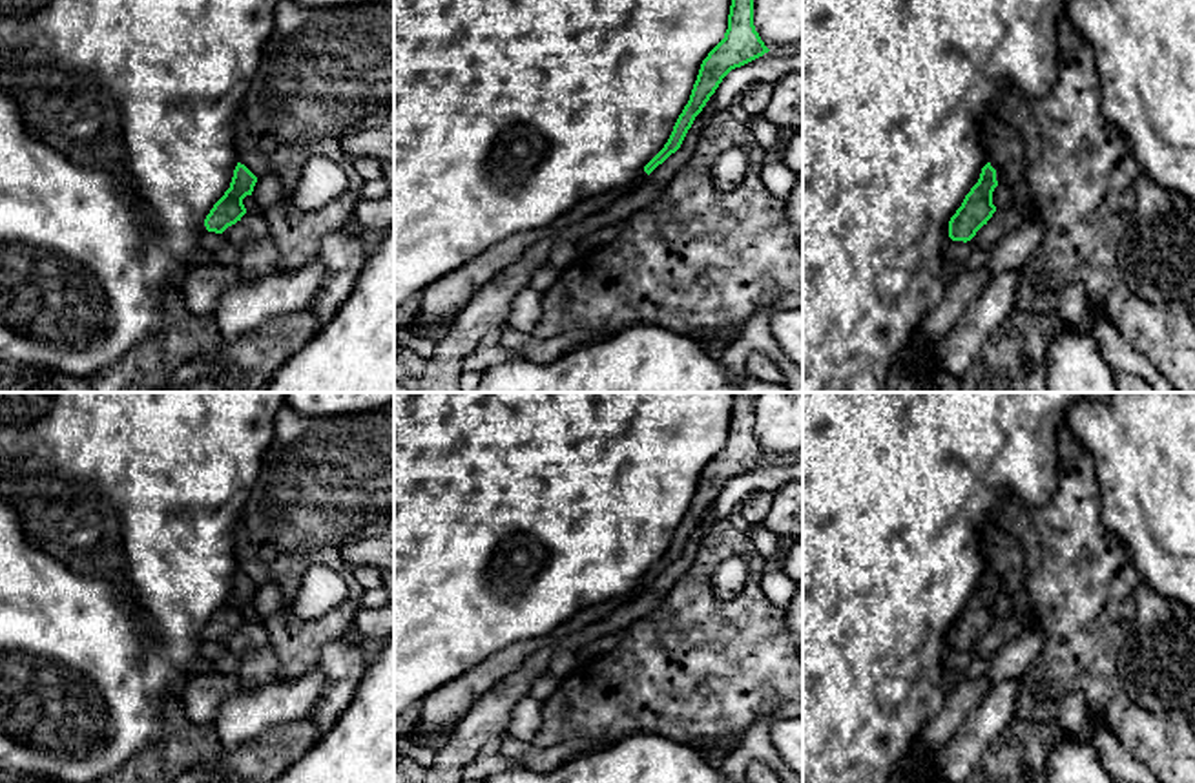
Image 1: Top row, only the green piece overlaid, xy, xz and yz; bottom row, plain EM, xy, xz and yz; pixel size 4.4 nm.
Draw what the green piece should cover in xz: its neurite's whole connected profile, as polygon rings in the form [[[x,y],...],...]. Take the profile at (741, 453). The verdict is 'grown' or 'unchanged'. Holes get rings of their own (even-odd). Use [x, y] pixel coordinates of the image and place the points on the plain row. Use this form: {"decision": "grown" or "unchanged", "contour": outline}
{"decision": "grown", "contour": [[[733,392],[733,407],[724,447],[702,469],[690,509],[679,524],[668,551],[642,577],[639,586],[628,595],[613,597],[580,610],[544,637],[533,637],[509,644],[502,652],[480,663],[463,677],[458,677],[456,681],[429,694],[421,701],[421,715],[418,719],[418,736],[423,746],[431,746],[440,752],[469,708],[502,679],[514,673],[531,655],[542,648],[551,648],[564,637],[584,630],[611,613],[617,606],[628,604],[649,590],[649,582],[681,557],[695,526],[702,520],[722,487],[732,478],[741,476],[770,460],[753,434],[753,400],[753,392]]]}

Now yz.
{"decision": "grown", "contour": [[[987,571],[982,577],[978,591],[965,604],[961,615],[949,630],[949,646],[952,650],[971,650],[976,641],[987,633],[987,630],[996,621],[992,613],[992,600],[998,593],[1002,593],[1003,582],[1002,573]]]}

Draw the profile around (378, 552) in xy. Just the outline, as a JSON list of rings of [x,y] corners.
[[[394,533],[343,546],[343,560],[352,571],[370,566],[394,573]]]

